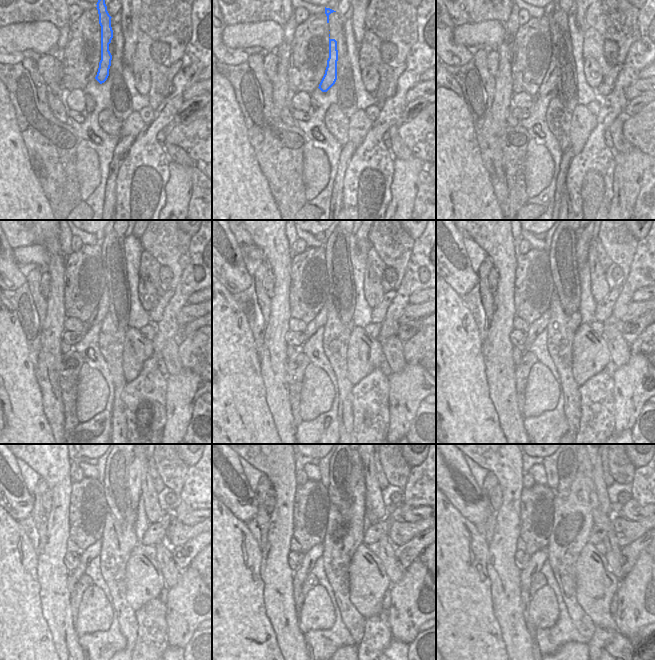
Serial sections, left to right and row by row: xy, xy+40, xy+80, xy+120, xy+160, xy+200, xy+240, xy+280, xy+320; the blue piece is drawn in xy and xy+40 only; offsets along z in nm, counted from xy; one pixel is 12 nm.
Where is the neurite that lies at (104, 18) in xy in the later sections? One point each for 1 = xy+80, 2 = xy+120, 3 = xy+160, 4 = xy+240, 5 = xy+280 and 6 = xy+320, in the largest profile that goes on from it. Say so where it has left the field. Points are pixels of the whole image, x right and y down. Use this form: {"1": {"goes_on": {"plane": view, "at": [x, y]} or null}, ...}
{"1": {"goes_on": {"plane": "xy+80", "at": [549, 83]}}, "2": {"goes_on": {"plane": "xy+120", "at": [99, 313]}}, "3": {"goes_on": {"plane": "xy+160", "at": [320, 319]}}, "4": {"goes_on": {"plane": "xy+240", "at": [85, 557]}}, "5": {"goes_on": {"plane": "xy+280", "at": [311, 556]}}, "6": {"goes_on": {"plane": "xy+320", "at": [535, 563]}}}

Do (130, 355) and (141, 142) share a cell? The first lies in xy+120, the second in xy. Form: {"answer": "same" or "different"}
{"answer": "different"}

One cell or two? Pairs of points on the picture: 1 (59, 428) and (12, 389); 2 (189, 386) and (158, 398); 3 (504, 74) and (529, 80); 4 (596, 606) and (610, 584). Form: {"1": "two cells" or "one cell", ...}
{"1": "two cells", "2": "two cells", "3": "two cells", "4": "one cell"}

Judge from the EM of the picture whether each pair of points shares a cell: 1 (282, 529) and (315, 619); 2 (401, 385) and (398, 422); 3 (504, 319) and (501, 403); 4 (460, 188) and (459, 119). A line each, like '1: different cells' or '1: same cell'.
1: different cells
2: same cell
3: same cell
4: same cell

